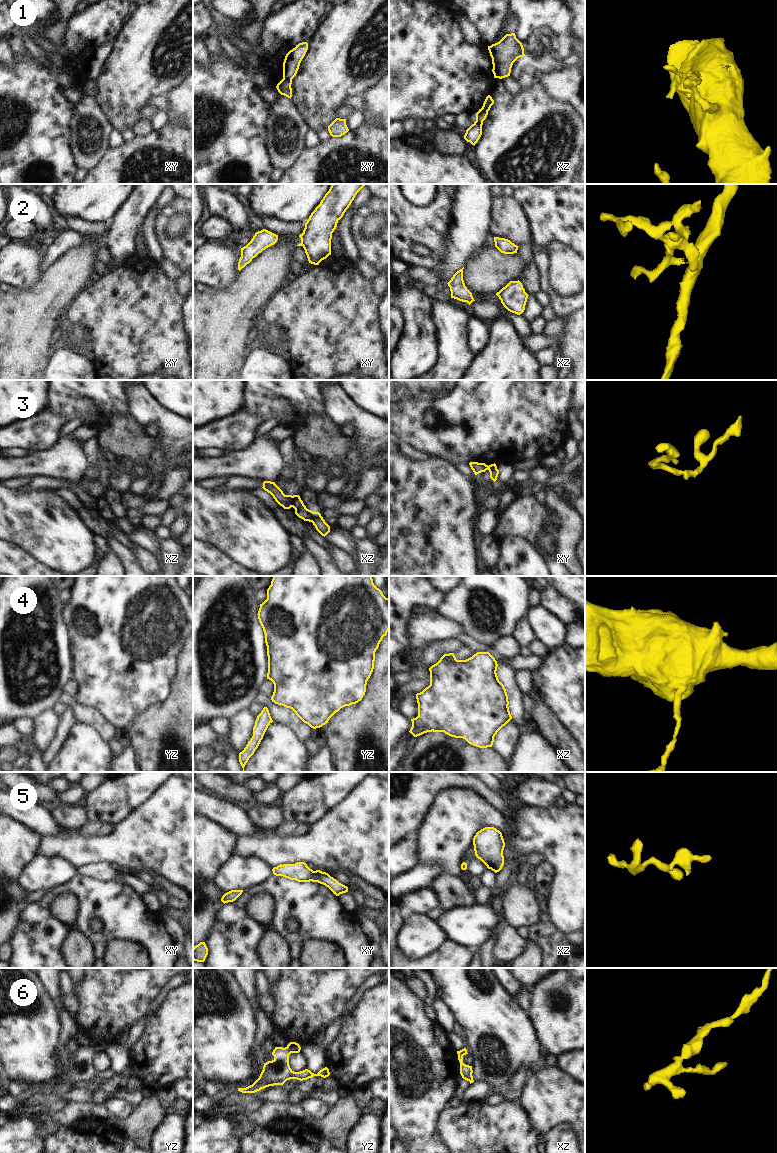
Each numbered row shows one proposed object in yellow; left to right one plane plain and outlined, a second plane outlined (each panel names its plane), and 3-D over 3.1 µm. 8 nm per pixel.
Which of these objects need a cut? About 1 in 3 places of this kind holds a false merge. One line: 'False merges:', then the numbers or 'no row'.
False merges: 1, 2, 3.

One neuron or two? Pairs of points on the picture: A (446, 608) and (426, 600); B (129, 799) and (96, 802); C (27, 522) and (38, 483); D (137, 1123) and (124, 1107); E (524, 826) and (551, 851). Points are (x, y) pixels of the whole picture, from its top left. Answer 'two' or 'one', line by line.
A: two
B: one
C: two
D: two
E: one

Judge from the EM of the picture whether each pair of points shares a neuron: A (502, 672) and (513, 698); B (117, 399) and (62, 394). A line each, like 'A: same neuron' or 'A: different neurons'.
A: same neuron
B: same neuron

